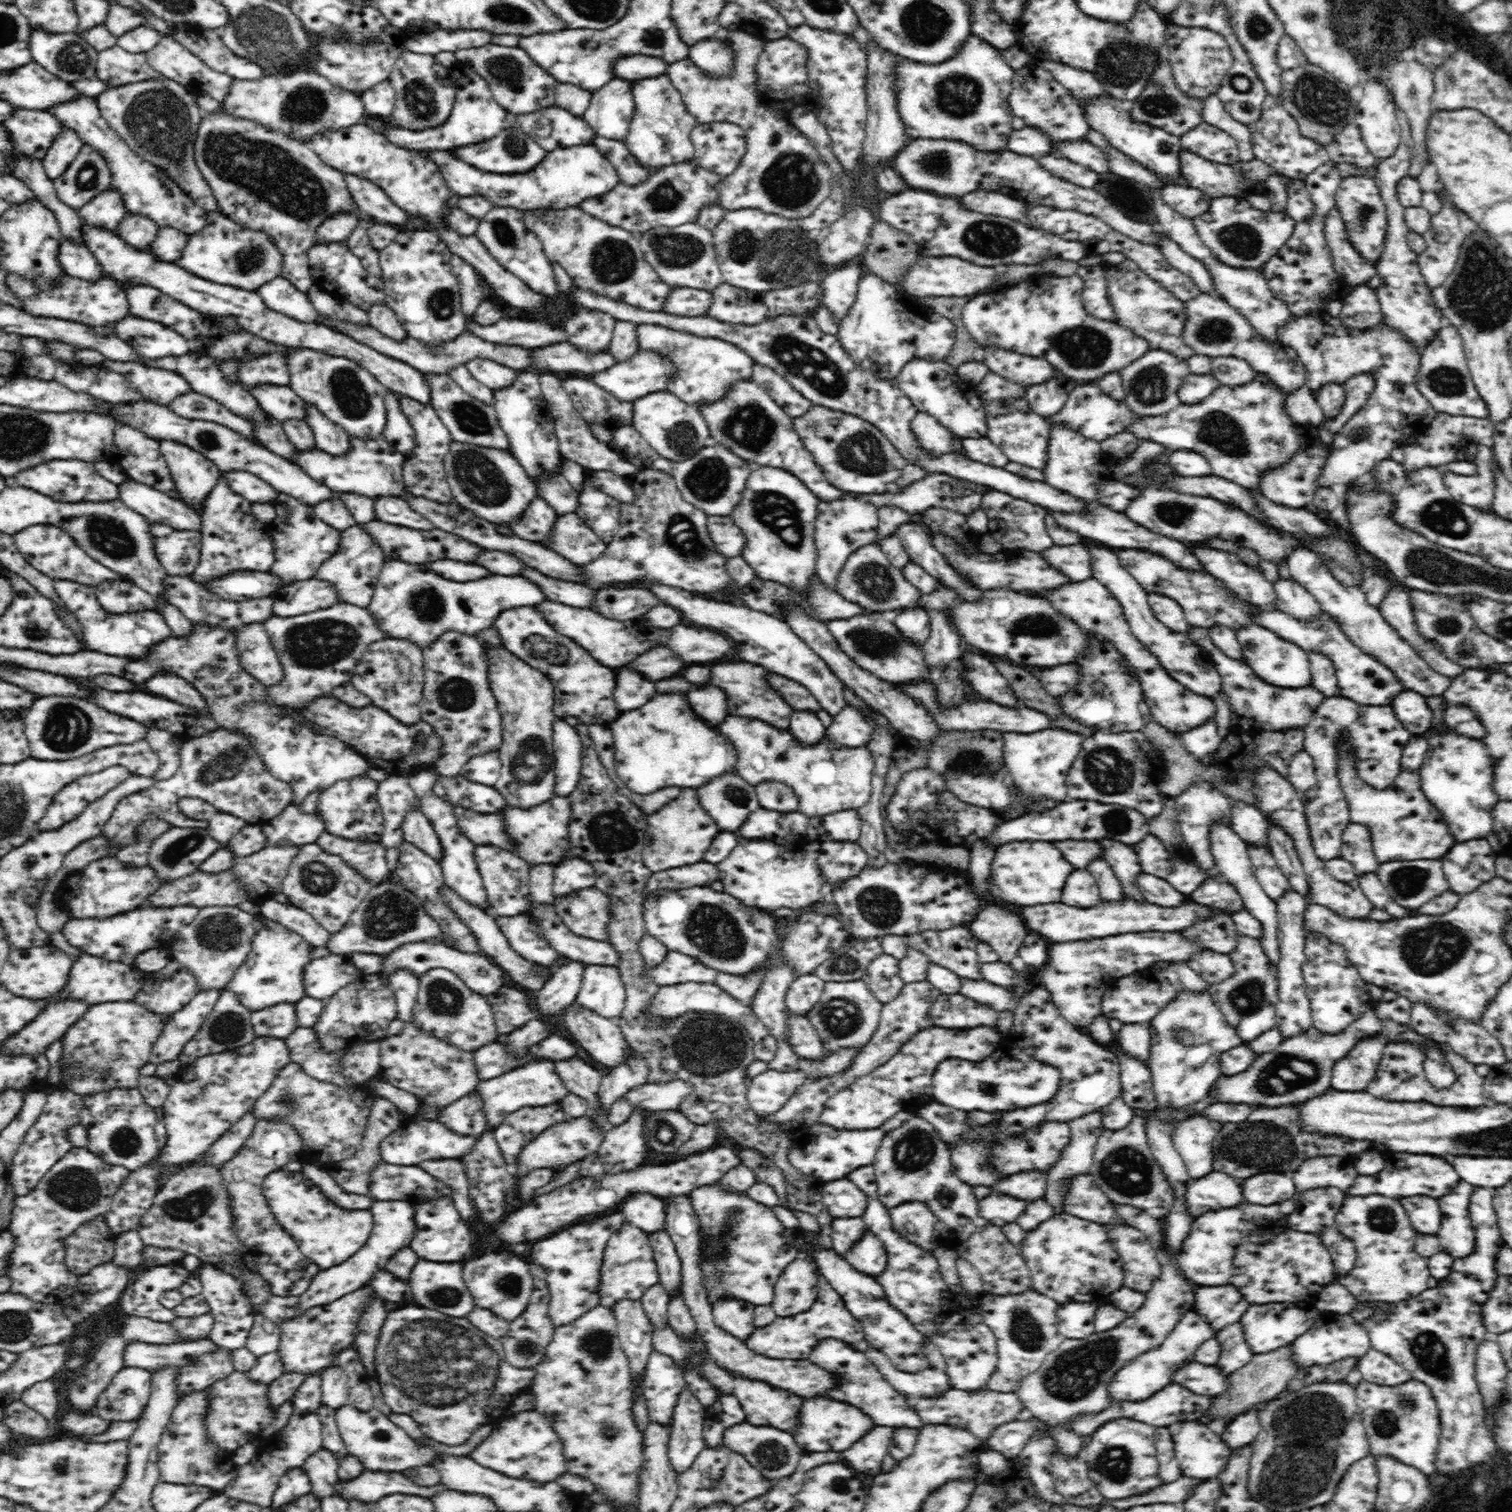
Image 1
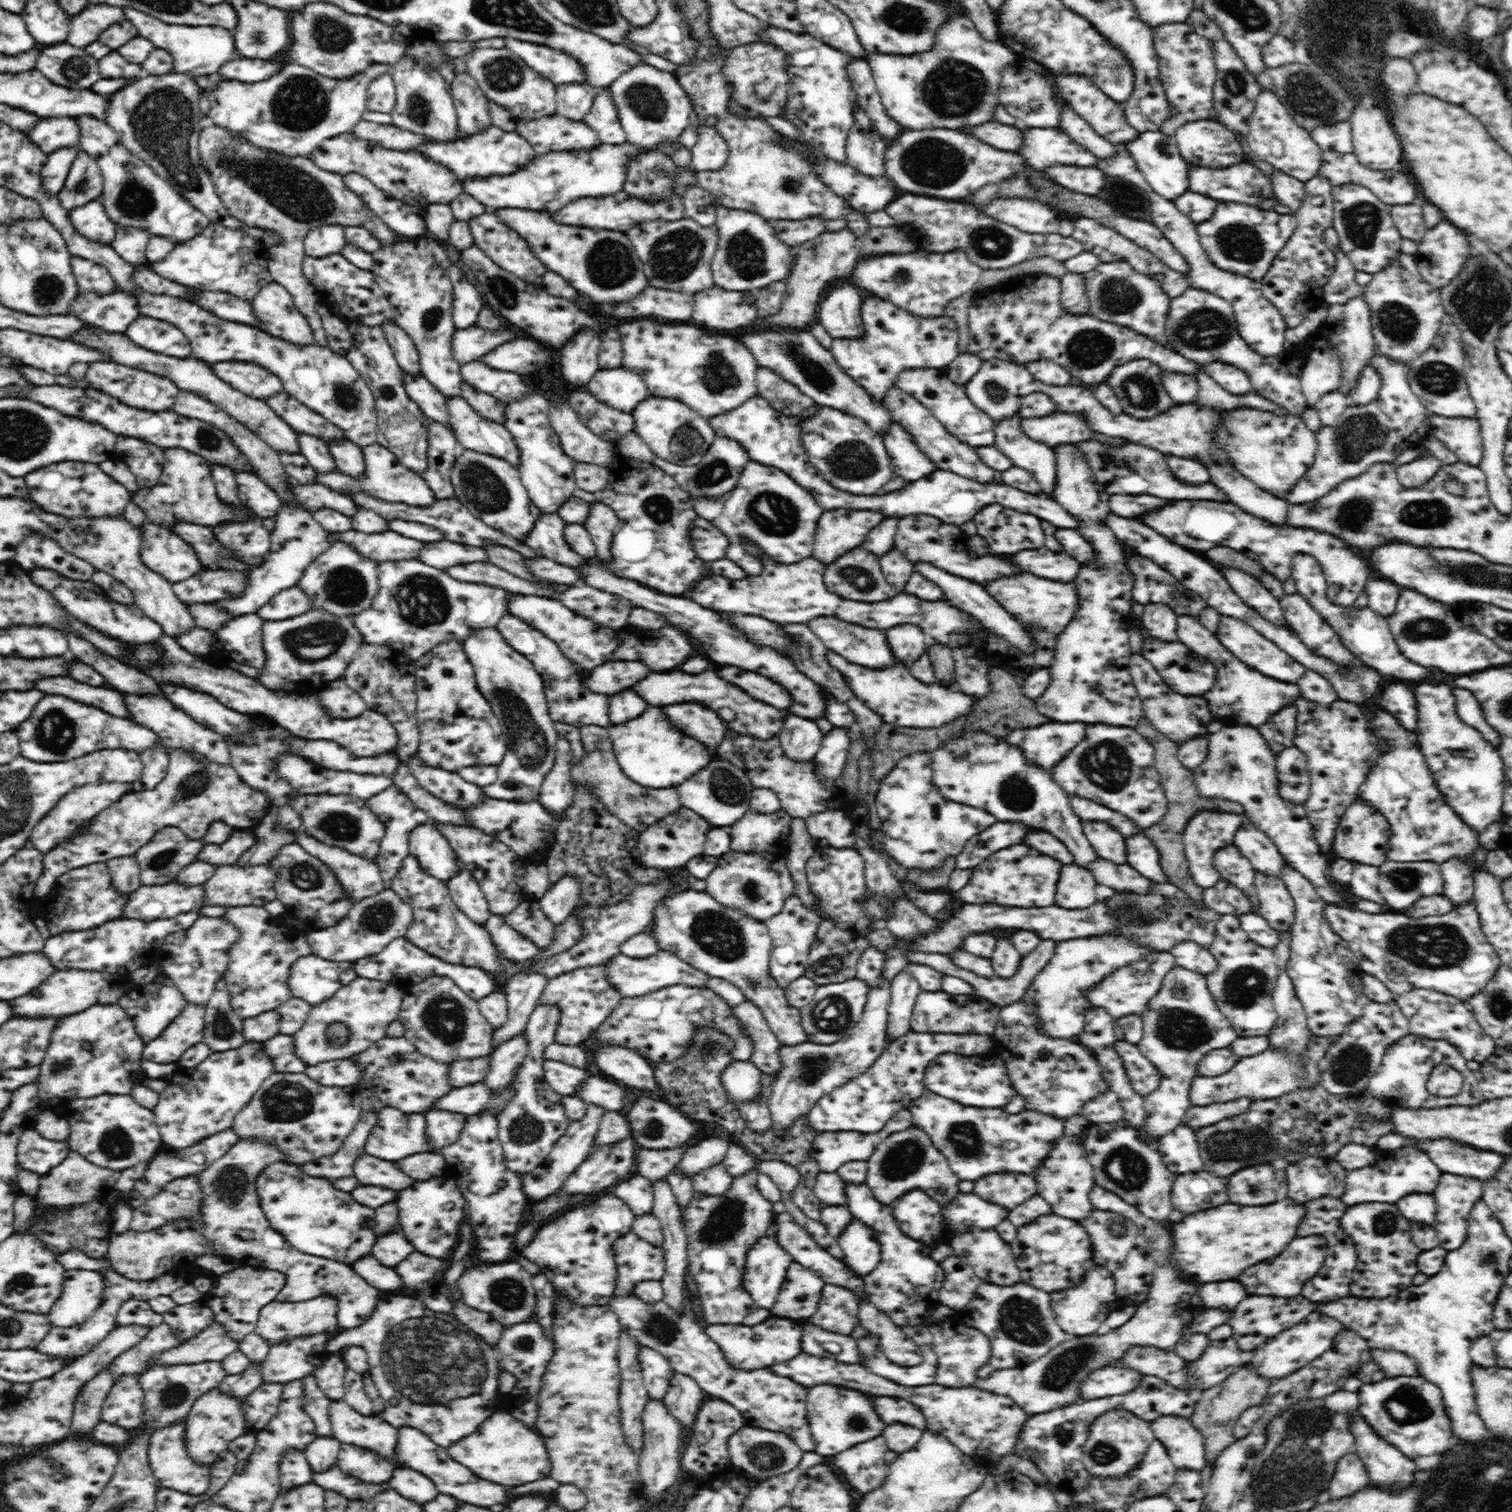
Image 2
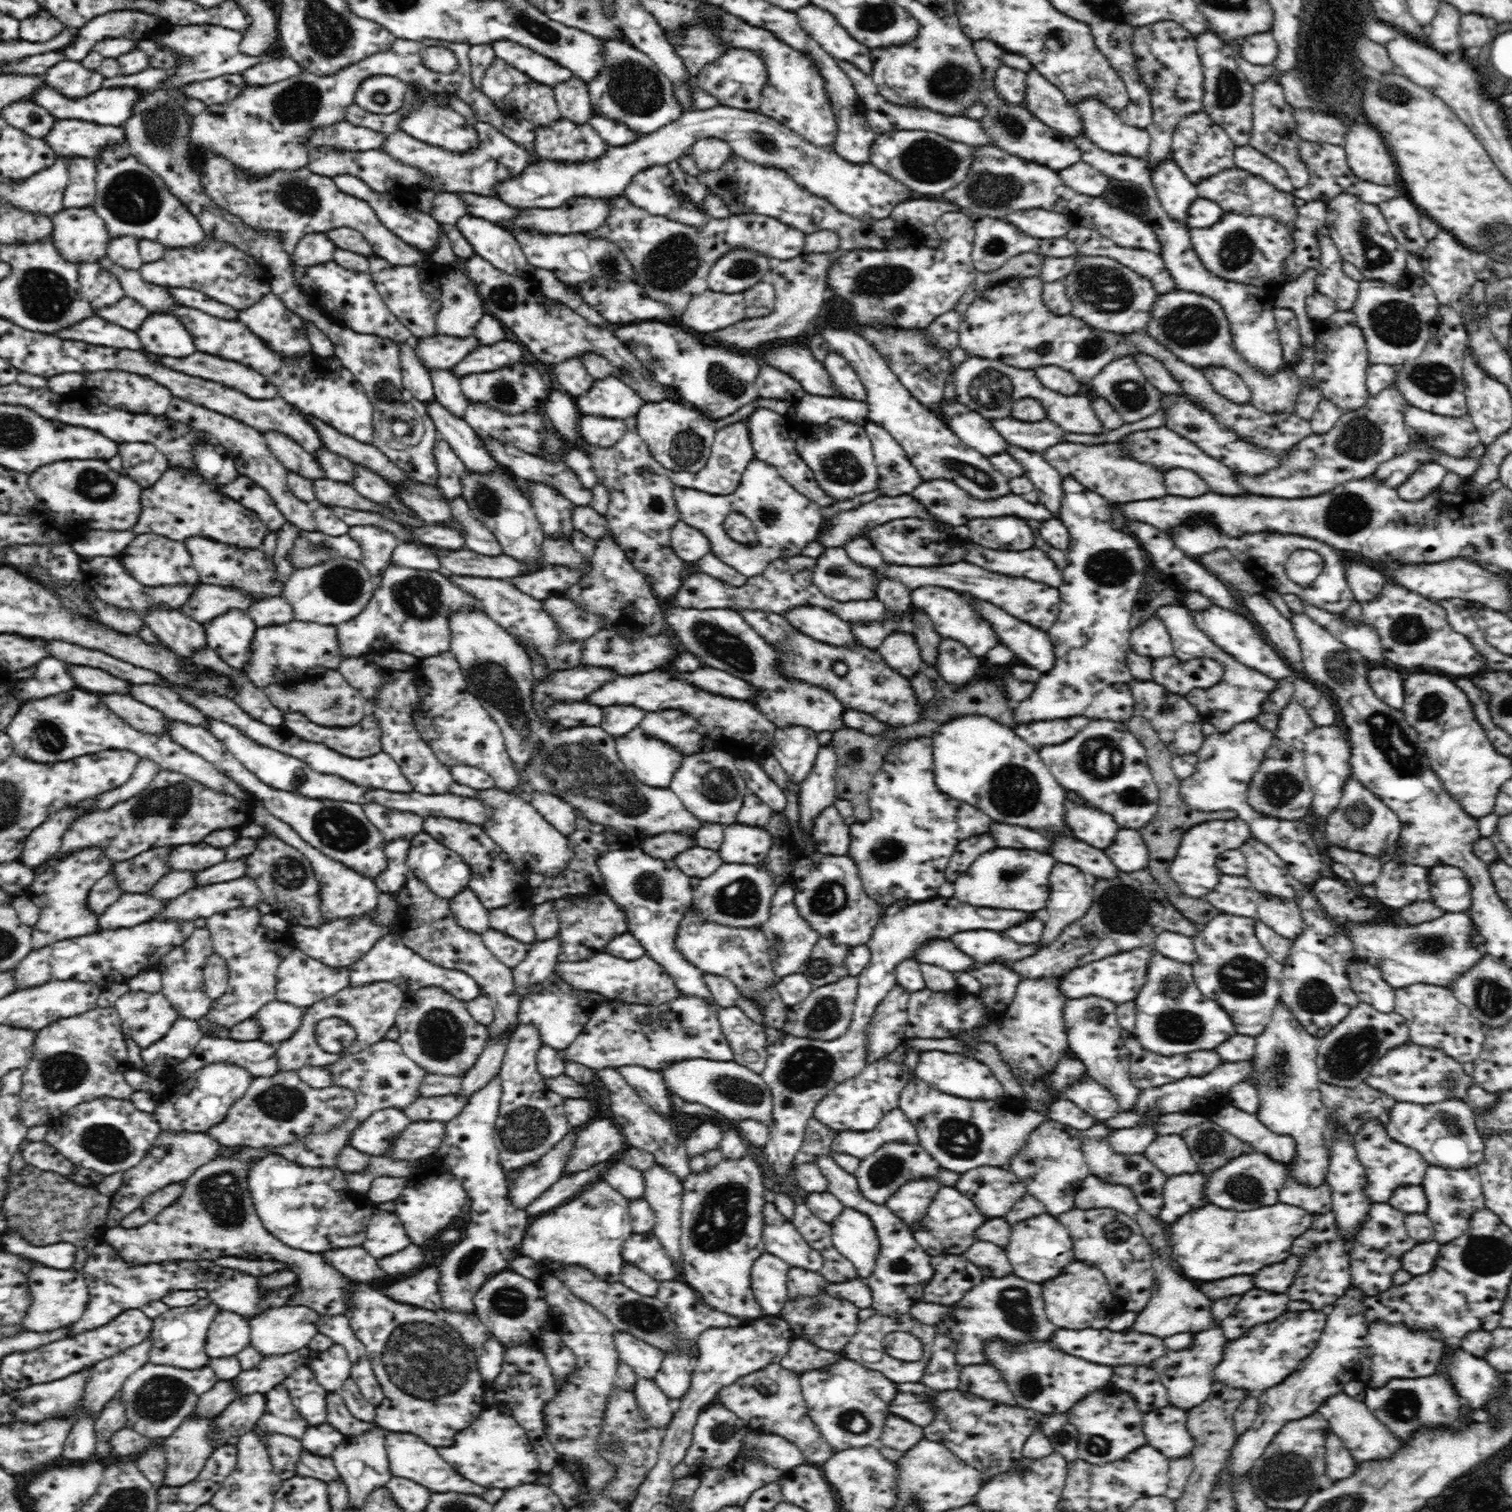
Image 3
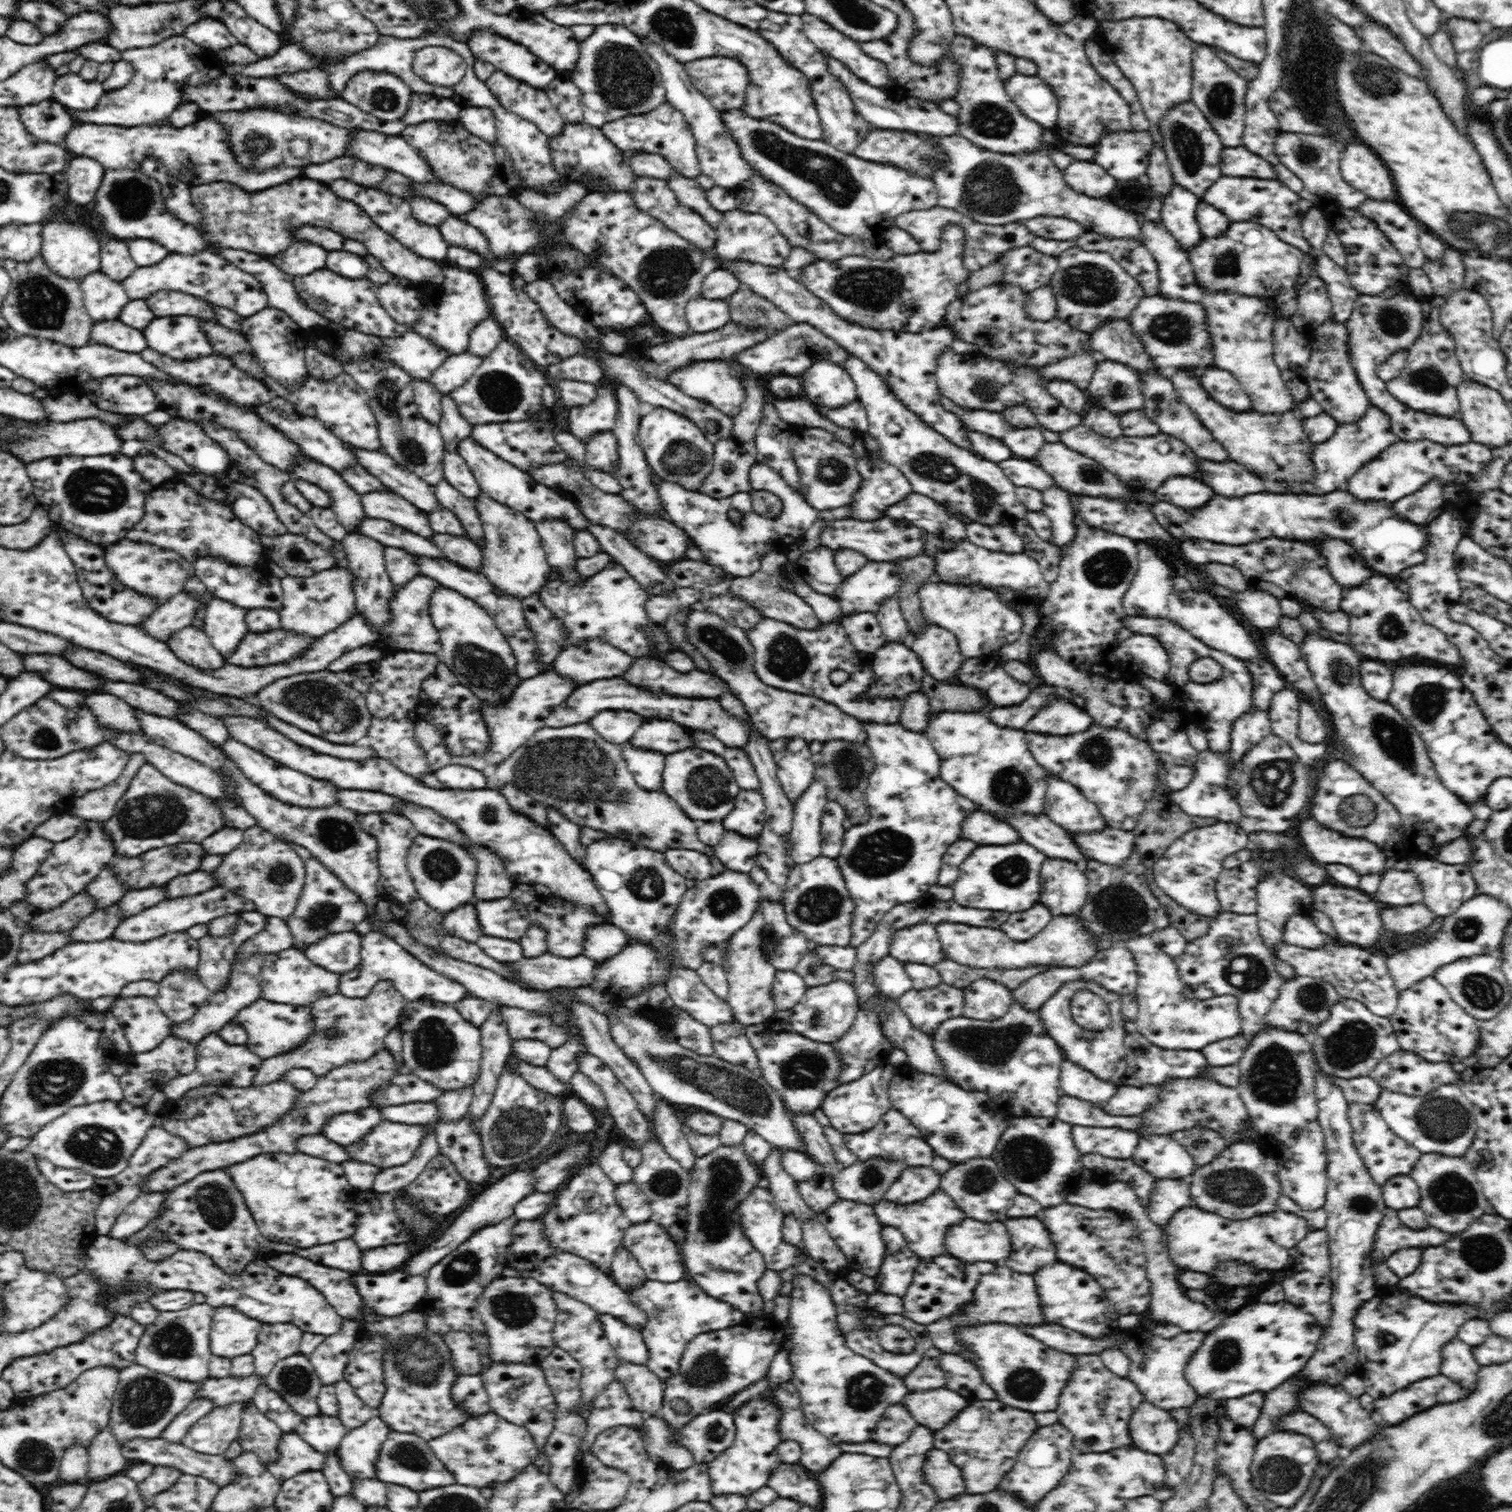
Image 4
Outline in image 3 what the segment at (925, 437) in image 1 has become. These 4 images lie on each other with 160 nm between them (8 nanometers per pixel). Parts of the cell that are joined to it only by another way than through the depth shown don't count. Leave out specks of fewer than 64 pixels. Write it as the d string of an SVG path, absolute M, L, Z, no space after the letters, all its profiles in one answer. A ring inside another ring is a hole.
M870 421L864 427L872 441L874 462L879 474L876 489L882 497L910 495L923 480L906 452L883 426Z

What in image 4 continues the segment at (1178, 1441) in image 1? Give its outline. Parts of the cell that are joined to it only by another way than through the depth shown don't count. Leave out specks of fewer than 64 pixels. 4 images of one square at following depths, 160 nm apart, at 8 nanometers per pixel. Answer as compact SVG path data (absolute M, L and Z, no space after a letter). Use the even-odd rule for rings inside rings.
M1142 1401L1129 1420L1133 1445L1144 1452L1165 1455L1178 1442L1179 1424L1169 1411Z

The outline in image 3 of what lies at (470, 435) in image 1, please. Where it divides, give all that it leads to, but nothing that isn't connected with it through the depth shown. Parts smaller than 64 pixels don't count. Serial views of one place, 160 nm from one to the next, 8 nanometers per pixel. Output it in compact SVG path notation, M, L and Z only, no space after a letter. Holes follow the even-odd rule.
M496 439L481 440L483 440L485 448L490 452L490 455L494 457L494 460L510 469L517 477L526 479L527 481L531 480L532 482L541 482L542 484L551 486L551 488L557 490L562 494L562 496L565 496L570 502L572 502L574 506L591 506L592 491L584 487L582 481L578 479L576 471L570 469L565 461L550 462L546 461L544 457L540 457L540 455L522 452L518 450L517 447L514 447L514 445L500 443L500 441Z

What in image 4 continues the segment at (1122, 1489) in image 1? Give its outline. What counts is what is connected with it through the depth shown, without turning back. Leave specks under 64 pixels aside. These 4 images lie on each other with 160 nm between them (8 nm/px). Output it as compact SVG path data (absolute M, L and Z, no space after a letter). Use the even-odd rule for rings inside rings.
M1075 1355L1076 1366L1068 1384L1060 1391L1058 1406L1056 1407L1059 1422L1071 1433L1072 1442L1077 1452L1110 1452L1121 1446L1132 1445L1129 1431L1129 1420L1138 1405L1145 1400L1138 1387L1128 1378L1116 1375L1108 1370L1099 1355Z

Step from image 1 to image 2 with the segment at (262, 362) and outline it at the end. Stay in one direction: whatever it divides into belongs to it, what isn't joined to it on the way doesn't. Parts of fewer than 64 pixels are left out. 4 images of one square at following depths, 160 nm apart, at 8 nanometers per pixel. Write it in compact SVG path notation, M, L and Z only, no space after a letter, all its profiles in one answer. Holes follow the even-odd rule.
M230 360L210 364L212 372L232 388L257 399L266 399L283 391L280 378L255 362Z

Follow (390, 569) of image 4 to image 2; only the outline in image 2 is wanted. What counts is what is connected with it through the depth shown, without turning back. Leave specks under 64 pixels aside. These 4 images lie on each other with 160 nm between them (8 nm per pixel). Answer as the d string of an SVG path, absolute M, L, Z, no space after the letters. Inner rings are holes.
M446 539L442 542L432 542L430 546L422 548L417 554L417 559L428 566L434 566L434 568L443 571L446 571L446 568L450 568L450 566L487 562L487 556L482 548L452 544Z

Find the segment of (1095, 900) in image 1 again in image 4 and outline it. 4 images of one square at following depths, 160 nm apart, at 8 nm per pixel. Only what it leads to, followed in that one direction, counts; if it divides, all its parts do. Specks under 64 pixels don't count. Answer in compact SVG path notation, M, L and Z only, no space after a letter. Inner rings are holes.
M1047 858L1040 870L1039 902L1053 915L1078 914L1088 896L1085 872L1072 861Z

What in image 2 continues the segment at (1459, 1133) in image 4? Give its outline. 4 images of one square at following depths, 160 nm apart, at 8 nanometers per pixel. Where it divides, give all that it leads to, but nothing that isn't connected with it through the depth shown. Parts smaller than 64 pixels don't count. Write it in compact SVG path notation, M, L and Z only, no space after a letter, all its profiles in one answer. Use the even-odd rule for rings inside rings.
M1392 1132L1382 1136L1376 1142L1378 1148L1383 1150L1398 1150L1403 1147L1413 1147L1420 1149L1422 1153L1426 1153L1432 1162L1443 1172L1453 1175L1470 1176L1482 1182L1486 1182L1490 1177L1495 1175L1498 1167L1504 1162L1504 1156L1496 1152L1487 1152L1486 1150L1479 1151L1476 1148L1471 1148L1466 1144L1462 1144L1454 1140L1409 1140L1401 1136L1398 1132Z

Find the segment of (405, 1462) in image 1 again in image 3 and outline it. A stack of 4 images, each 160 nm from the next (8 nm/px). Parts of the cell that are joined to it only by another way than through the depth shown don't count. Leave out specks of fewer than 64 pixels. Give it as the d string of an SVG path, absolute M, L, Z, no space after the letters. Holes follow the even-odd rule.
M339 1391L329 1392L326 1395L327 1422L336 1427L338 1432L345 1438L353 1437L368 1432L377 1424L374 1422L364 1422L352 1416L352 1413L345 1406L342 1395Z

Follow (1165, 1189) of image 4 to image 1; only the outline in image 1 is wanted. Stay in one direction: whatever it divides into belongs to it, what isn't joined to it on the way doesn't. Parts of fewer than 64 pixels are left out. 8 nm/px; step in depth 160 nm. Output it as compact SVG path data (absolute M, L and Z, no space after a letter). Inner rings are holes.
M1216 1169L1202 1178L1186 1181L1185 1201L1190 1216L1200 1216L1218 1208L1232 1208L1244 1202L1236 1178Z

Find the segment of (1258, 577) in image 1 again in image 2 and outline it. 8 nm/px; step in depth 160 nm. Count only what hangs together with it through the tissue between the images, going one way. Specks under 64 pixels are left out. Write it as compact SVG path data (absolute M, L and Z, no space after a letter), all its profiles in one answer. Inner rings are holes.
M1222 566L1219 570L1236 594L1260 616L1276 626L1288 625L1279 599L1258 579L1237 568L1223 568Z

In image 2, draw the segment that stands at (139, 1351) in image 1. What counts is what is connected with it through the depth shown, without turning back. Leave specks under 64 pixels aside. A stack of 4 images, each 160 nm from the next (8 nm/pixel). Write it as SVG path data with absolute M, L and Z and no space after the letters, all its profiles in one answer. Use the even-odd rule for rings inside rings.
M214 1321L204 1329L198 1336L182 1342L166 1352L160 1352L156 1360L148 1364L148 1368L154 1365L177 1365L198 1364L206 1361L221 1362L232 1352L239 1350L239 1342L230 1339L226 1333L226 1327L222 1323Z

